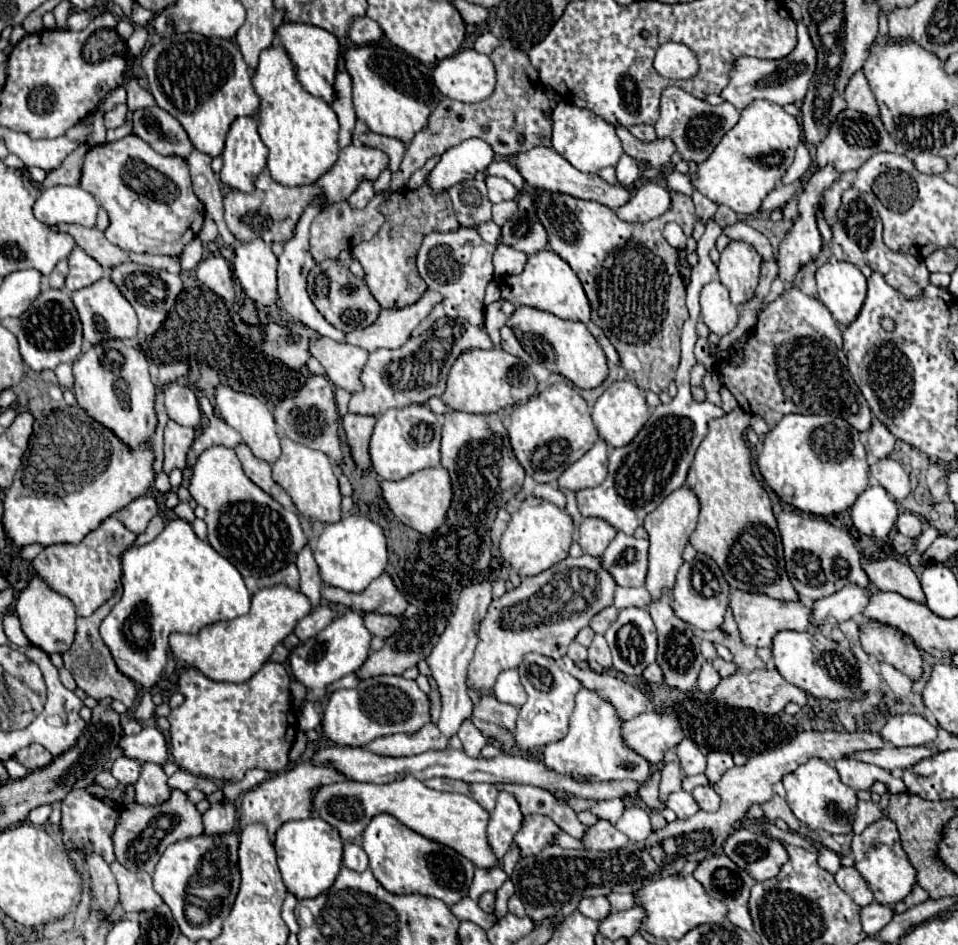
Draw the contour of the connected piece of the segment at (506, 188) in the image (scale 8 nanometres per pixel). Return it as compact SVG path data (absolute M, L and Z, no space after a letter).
M489 176L487 180L487 188L489 188L489 200L491 202L505 202L505 200L515 200L517 198L517 188L505 180L505 178L497 178L497 176Z

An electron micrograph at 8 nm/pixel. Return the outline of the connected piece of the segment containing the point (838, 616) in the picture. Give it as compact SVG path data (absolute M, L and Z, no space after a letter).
M853 584L845 586L843 590L835 592L833 596L813 602L813 606L811 606L813 616L809 618L811 630L817 630L817 626L823 622L835 620L839 624L849 618L855 618L863 612L865 604L867 604L867 592L863 588L853 586Z

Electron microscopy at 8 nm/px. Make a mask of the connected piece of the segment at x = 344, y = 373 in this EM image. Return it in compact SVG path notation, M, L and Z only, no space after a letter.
M329 338L311 342L311 354L323 364L329 380L347 392L361 392L361 370L367 364L369 352L357 346L341 344Z

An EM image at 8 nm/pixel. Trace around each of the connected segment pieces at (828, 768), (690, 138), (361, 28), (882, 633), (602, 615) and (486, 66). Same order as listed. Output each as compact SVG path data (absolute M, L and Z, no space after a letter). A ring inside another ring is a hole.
M811 758L809 762L801 764L795 772L789 772L783 778L783 786L787 790L787 802L793 814L811 830L825 830L829 834L849 834L857 810L857 794L853 788L845 786L839 780L839 774L833 764Z
M669 86L669 88L665 88L665 92L661 96L661 116L655 124L655 132L657 132L657 138L673 140L675 150L681 156L681 160L701 164L701 160L709 158L709 152L713 152L713 148L719 144L721 136L725 132L729 132L729 128L733 128L733 124L737 124L737 110L729 102L711 106L705 100L691 96L689 92L685 92L679 86Z
M363 16L363 18L355 18L355 20L353 20L349 38L351 38L357 46L365 46L365 44L381 42L381 40L385 38L385 34L381 32L381 26L379 26L375 20Z
M865 622L861 626L861 646L867 654L875 656L879 662L887 662L913 682L923 676L923 658L921 652L913 646L911 638L901 632L881 626L877 622Z
M609 606L609 608L601 610L599 614L595 614L589 626L591 626L591 630L593 630L595 634L605 634L605 630L611 626L611 622L613 622L615 618L617 618L617 608L615 608L615 606Z
M469 48L437 62L433 80L443 96L473 104L485 100L493 92L495 70L489 56Z

